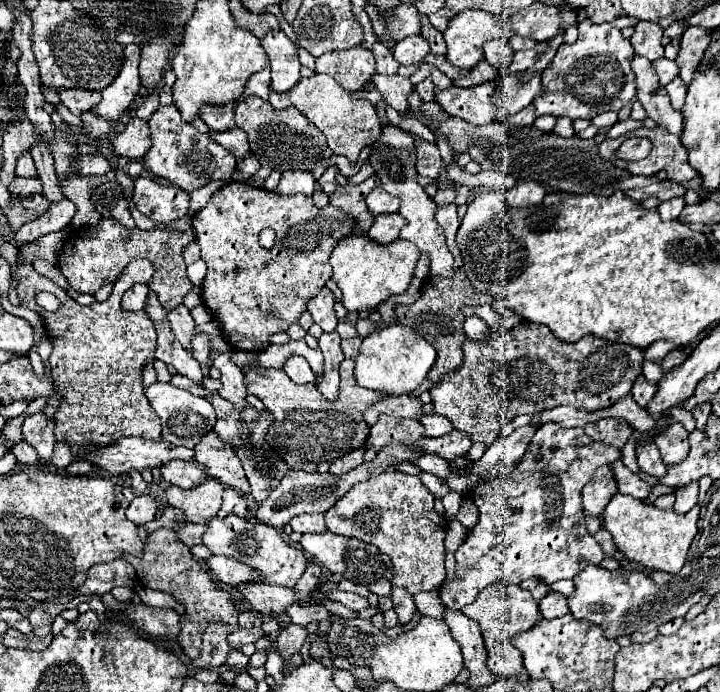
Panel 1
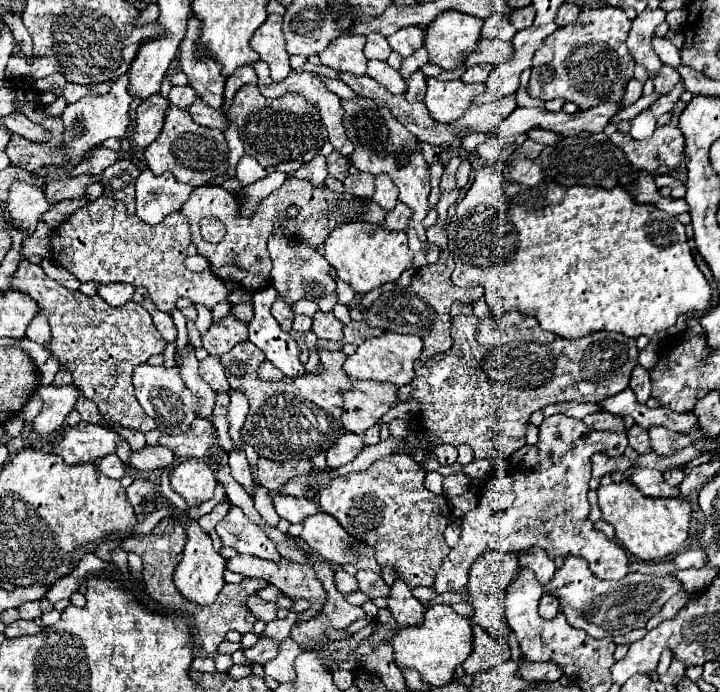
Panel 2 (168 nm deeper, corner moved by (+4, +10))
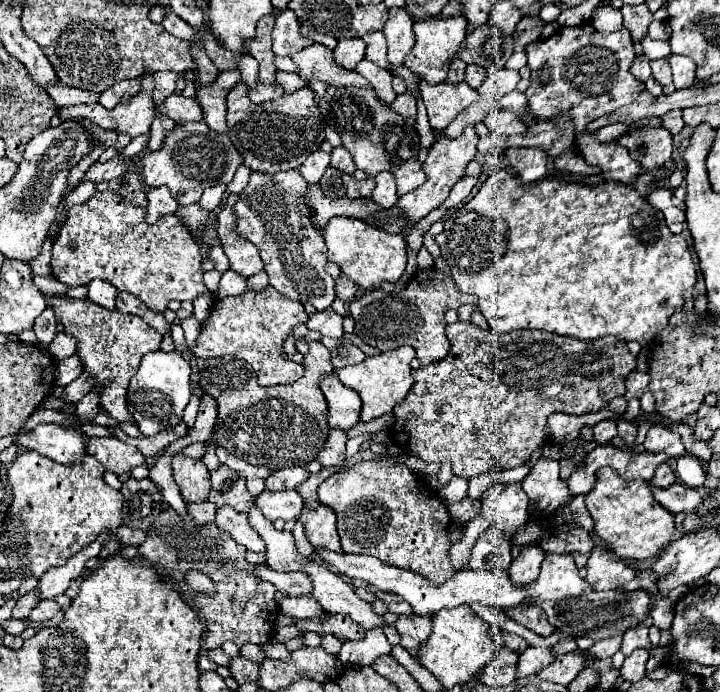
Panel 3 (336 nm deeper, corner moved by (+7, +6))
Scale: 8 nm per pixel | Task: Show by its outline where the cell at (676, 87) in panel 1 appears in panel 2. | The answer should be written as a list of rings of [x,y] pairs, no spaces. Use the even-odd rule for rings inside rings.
[[[663,67],[661,69],[661,73],[657,75],[657,81],[655,81],[655,91],[659,93],[659,95],[667,95],[677,83],[679,83],[681,79],[679,79],[679,73],[673,69],[673,67]]]

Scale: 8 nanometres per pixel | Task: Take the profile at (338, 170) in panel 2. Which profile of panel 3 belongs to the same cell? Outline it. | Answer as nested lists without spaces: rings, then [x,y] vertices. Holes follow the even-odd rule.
[[[344,145],[332,149],[332,159],[330,159],[330,167],[336,167],[340,171],[346,171],[348,175],[352,175],[356,171],[356,165],[352,161],[352,155],[348,153],[348,149]]]

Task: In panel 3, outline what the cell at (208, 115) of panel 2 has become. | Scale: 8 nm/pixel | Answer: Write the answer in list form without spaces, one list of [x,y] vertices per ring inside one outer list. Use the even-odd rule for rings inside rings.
[[[168,95],[160,105],[154,107],[154,113],[162,113],[170,117],[176,123],[188,123],[188,121],[200,121],[202,119],[202,109],[196,99],[188,99],[182,95]]]

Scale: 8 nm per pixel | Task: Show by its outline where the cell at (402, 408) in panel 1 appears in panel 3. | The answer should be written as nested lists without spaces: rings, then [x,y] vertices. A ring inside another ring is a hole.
[[[336,373],[322,379],[320,389],[328,401],[328,425],[348,431],[358,423],[360,417],[360,397],[352,389],[344,387]]]

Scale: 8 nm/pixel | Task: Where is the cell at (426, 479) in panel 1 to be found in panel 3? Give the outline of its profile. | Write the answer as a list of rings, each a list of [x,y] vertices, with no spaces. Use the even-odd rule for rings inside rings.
[[[452,477],[452,481],[440,491],[440,499],[444,501],[444,505],[452,505],[458,503],[462,499],[466,499],[466,487],[468,481],[462,477]]]

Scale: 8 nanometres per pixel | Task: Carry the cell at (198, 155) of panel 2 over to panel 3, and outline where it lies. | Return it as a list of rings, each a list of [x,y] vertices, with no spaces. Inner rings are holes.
[[[192,121],[186,125],[176,125],[160,151],[144,155],[144,183],[148,187],[166,185],[180,205],[192,205],[200,201],[206,187],[218,185],[218,175],[220,183],[228,185],[240,165],[242,155],[236,151],[228,135],[212,131],[204,121]]]

